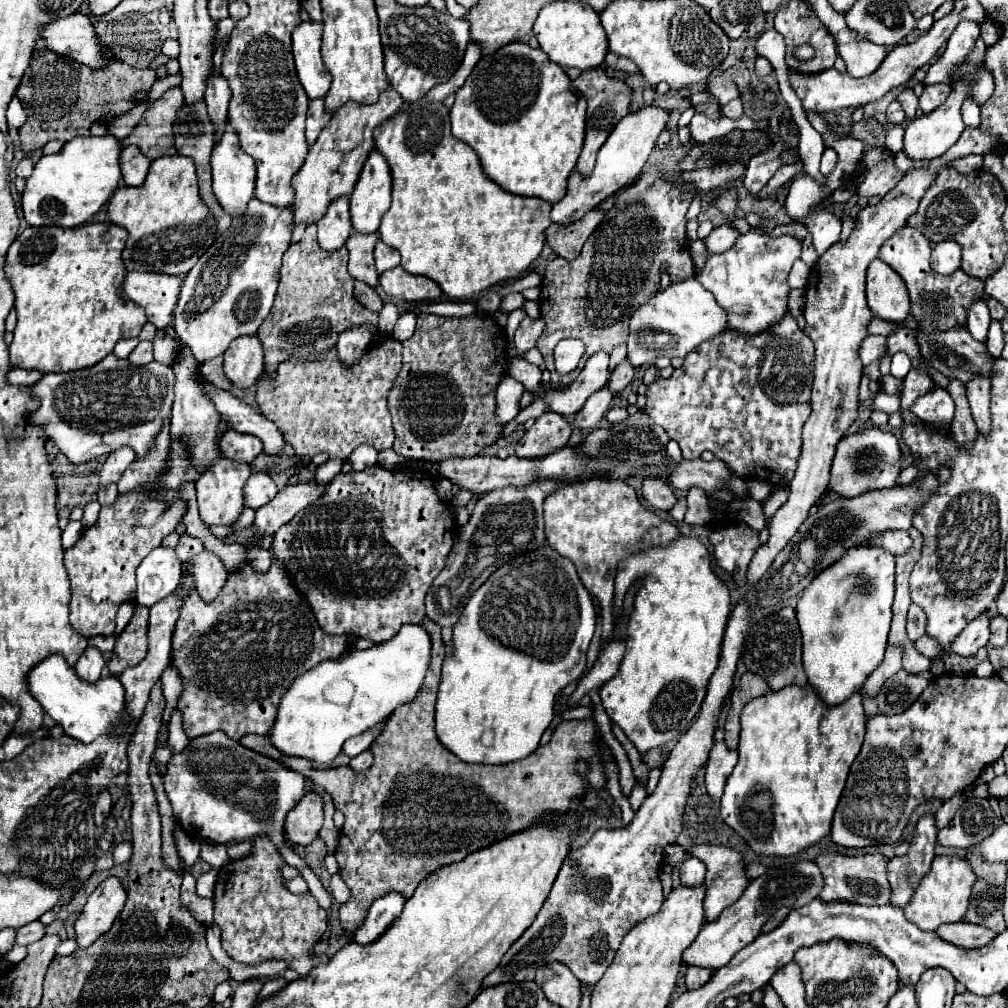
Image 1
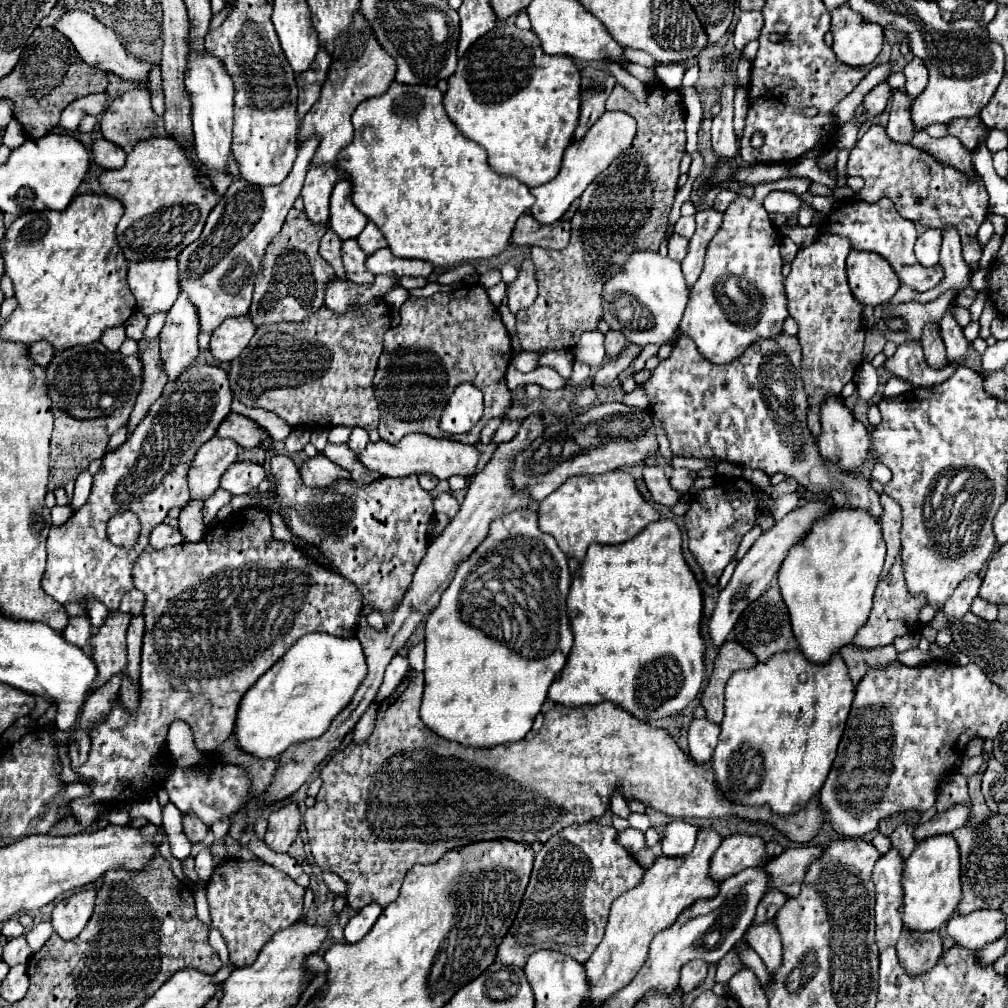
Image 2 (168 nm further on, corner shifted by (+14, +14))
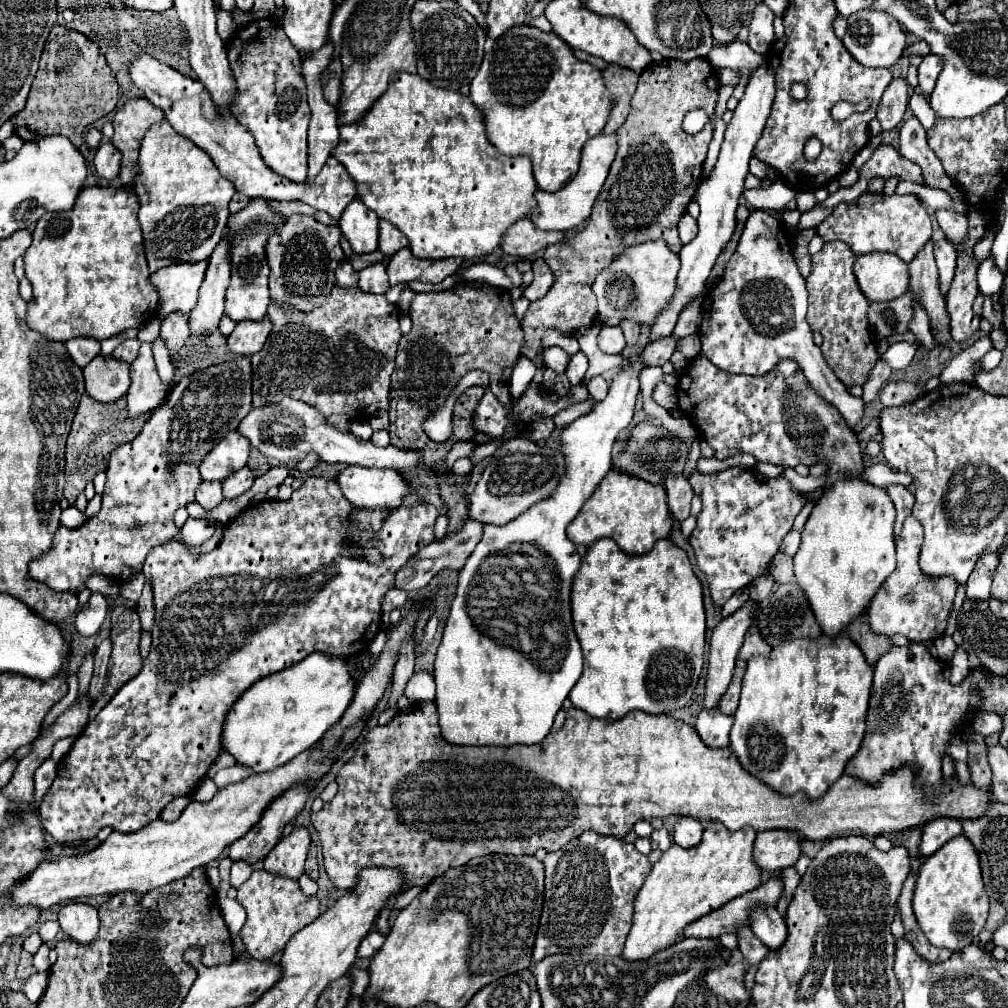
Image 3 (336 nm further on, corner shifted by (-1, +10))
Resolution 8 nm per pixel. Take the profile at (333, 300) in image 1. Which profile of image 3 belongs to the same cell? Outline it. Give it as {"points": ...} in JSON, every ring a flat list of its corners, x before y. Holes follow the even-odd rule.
{"points":[[295,214,295,216,285,218,283,226,269,236,267,248,265,248,267,264,271,268,271,274,269,274,271,300,295,304,299,310,305,310,305,312,309,312,317,304,325,302,327,296,331,294,331,288,335,286,335,268,343,260,343,250,339,246,339,238,341,238,341,230,337,226,325,226,325,224,317,222,313,216]]}

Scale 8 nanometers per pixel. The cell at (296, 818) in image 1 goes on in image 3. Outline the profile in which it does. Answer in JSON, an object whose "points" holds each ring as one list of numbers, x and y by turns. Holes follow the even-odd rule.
{"points":[[295,828,289,836,281,838,279,844,263,860,263,868,275,876,287,876,299,880,303,874,303,864,309,848,309,832,305,828]]}

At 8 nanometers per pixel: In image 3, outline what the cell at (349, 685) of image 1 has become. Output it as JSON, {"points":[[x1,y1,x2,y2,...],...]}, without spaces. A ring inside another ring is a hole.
{"points":[[315,652,283,672,257,680,225,716,223,752,229,752,237,764,249,766,253,772,269,772,293,760,307,748,313,748,345,714,355,696,351,672,355,666,367,664,369,660,369,654,359,662]]}

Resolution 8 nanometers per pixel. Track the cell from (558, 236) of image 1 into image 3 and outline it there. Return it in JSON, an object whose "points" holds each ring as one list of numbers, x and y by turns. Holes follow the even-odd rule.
{"points":[[523,218,507,230,507,236,503,236,503,244,499,248,505,254,525,258,525,256,537,254,539,250,547,248,549,244,561,242,563,238,565,238,563,232,541,232,539,228,533,226,533,222,529,218]]}

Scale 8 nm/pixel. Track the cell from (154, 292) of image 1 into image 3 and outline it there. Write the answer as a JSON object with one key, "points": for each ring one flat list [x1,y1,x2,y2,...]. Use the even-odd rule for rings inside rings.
{"points":[[181,262,151,274,151,282,159,292,159,310,167,316,173,310,191,312,199,298,207,262]]}

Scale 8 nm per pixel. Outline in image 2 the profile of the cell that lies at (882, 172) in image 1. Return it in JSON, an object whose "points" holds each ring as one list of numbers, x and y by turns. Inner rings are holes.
{"points":[[870,126,864,136,856,142,848,158,848,176,864,178,864,188,854,196,866,204,888,196,898,214,912,220,914,224,922,224,924,228,956,228,962,238,962,256,970,270,978,268,984,246,978,240,978,228,988,214,988,192,984,182,976,174,970,180,964,172,954,166,946,166,938,162,924,150,918,150,910,144,896,144,888,140,888,134,882,126]]}

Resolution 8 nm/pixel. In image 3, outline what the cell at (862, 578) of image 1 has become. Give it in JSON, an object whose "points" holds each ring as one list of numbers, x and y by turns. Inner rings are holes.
{"points":[[839,480,815,502,801,530,795,576,827,636,839,636,855,616,861,616,883,580,895,570,893,522,895,508,887,490,865,480]]}

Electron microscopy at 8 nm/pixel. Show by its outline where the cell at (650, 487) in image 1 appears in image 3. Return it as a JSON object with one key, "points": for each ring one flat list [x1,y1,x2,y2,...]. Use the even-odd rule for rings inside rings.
{"points":[[683,474,669,476,665,480,665,490,667,490,667,504,675,522,683,522,689,516,691,498,693,498,693,488,689,480]]}

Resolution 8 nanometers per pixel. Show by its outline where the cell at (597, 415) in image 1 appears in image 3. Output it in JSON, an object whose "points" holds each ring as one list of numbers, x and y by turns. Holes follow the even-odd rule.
{"points":[[667,336,667,338,661,338,653,344,649,344,643,350,645,364,647,366,663,366,671,358,671,354,675,352,675,342,677,342,675,336]]}

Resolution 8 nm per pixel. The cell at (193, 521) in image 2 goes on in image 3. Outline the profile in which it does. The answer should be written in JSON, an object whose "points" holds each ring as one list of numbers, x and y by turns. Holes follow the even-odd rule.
{"points":[[201,482,199,488,195,490,195,500,205,508,205,510,213,510,221,500,223,500,223,494,221,494,221,484,207,484,207,482]]}

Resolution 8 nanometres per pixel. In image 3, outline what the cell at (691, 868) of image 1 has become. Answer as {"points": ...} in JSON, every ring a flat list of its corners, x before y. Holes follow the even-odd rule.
{"points":[[681,816,675,822,673,842,683,848,693,848,701,842,701,834,703,834,703,826,699,820,689,818,689,816]]}

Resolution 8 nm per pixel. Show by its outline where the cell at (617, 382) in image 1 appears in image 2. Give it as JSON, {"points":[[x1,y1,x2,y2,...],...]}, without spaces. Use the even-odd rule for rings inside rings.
{"points":[[608,332,606,334,606,356,616,358,626,348,626,338,620,332]]}

